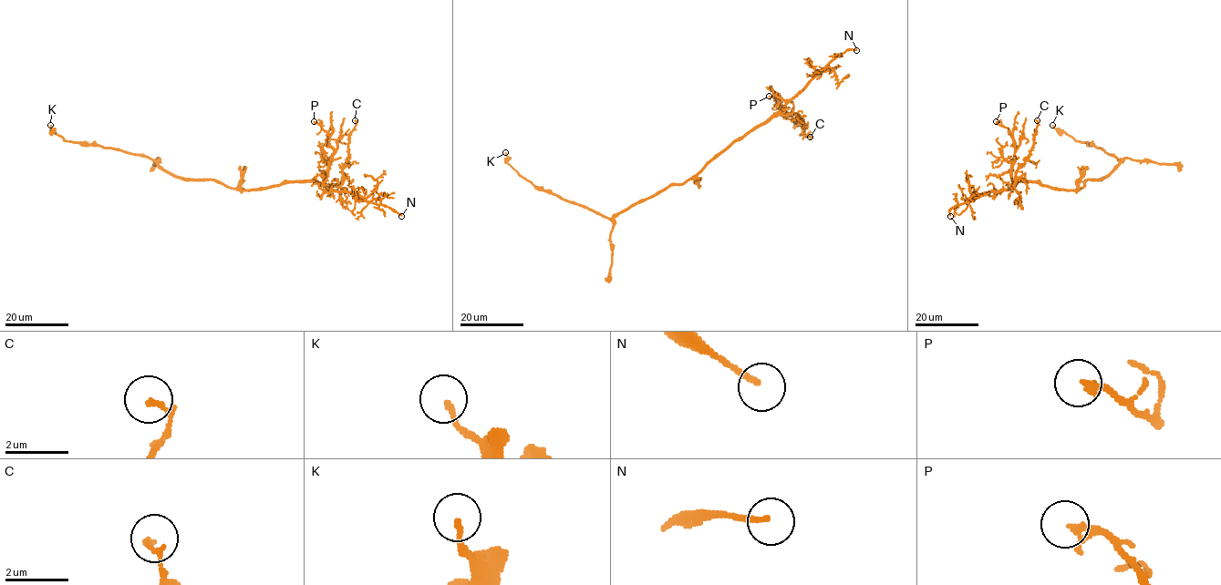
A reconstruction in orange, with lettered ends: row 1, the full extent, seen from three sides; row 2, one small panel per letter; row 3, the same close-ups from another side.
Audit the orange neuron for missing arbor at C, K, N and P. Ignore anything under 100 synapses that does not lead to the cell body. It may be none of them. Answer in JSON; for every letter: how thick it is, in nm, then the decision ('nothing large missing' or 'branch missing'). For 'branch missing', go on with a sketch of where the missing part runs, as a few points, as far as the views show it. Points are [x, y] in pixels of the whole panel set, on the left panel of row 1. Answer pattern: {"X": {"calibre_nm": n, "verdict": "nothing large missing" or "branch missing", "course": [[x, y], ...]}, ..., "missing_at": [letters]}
{"C": {"calibre_nm": 130, "verdict": "nothing large missing"}, "K": {"calibre_nm": 140, "verdict": "nothing large missing"}, "N": {"calibre_nm": 160, "verdict": "branch missing"}, "P": {"calibre_nm": 200, "verdict": "nothing large missing"}, "missing_at": ["N"]}

